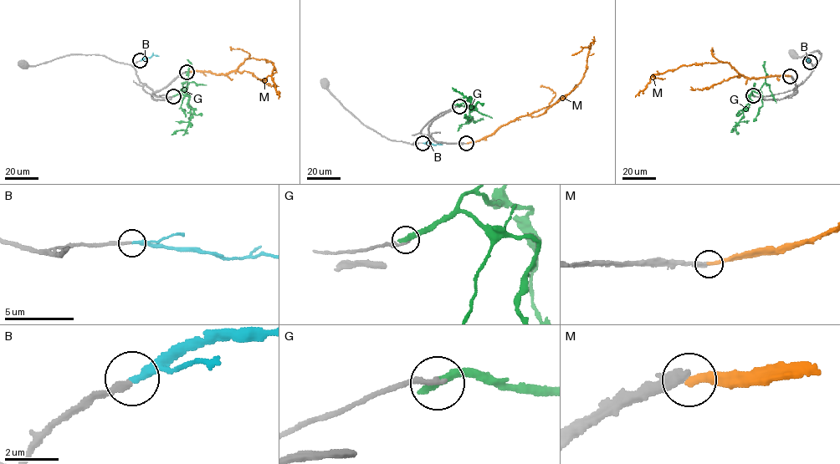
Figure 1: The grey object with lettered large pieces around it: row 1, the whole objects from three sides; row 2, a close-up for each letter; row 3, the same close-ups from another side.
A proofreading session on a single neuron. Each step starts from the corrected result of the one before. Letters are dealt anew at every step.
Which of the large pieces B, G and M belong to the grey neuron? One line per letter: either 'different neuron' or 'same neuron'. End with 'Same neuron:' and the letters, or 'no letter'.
B: same neuron
G: different neuron
M: different neuron
Same neuron: B

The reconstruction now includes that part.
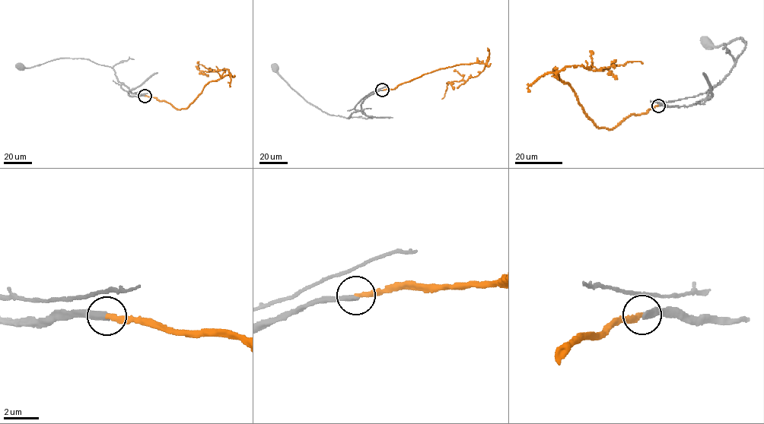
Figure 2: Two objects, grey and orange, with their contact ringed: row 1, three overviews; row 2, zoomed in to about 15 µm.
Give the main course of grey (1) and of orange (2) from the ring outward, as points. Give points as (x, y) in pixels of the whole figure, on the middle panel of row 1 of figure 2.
1: (382, 90), (368, 96), (362, 102), (361, 110), (353, 112), (349, 117), (328, 115), (307, 102), (274, 68)
2: (382, 90), (394, 89), (440, 68), (474, 63), (485, 64), (475, 77), (449, 81), (442, 99)

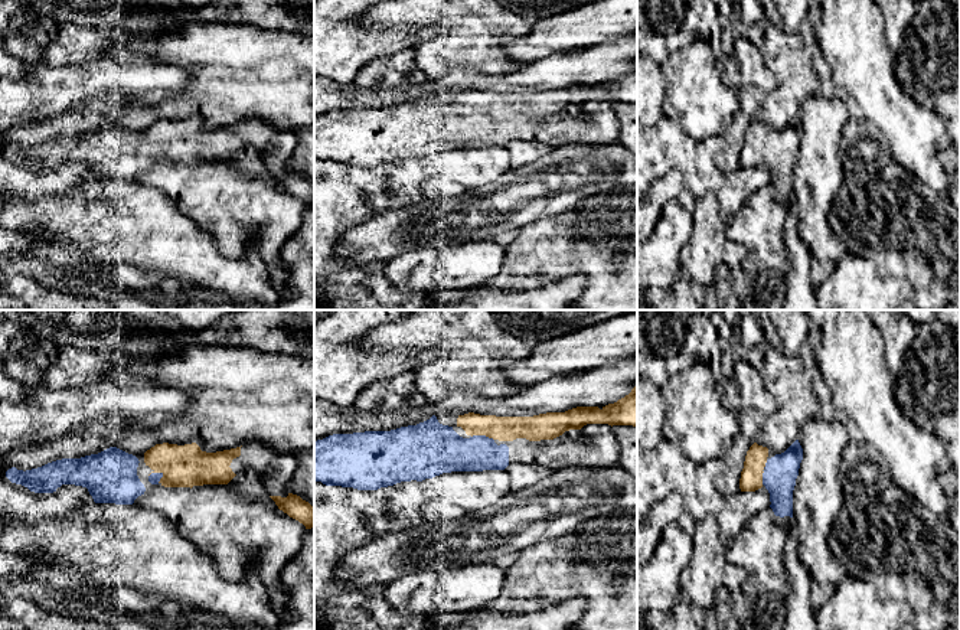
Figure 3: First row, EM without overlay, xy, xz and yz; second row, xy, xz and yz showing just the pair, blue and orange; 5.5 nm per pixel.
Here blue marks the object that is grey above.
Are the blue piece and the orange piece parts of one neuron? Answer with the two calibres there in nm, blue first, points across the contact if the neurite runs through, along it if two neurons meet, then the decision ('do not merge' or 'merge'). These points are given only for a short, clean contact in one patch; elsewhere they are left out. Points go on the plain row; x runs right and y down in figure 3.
60 nm thick on the blue side, 240 nm on the other; runs through xy (154, 154), (156, 150), (183, 143); merge

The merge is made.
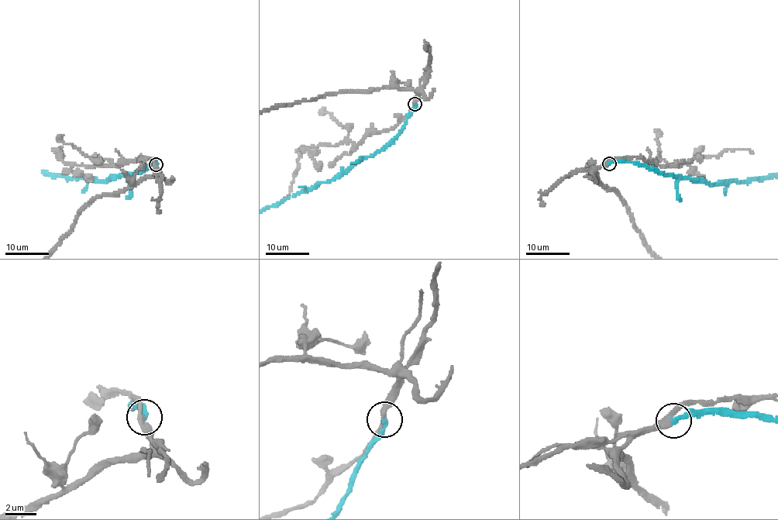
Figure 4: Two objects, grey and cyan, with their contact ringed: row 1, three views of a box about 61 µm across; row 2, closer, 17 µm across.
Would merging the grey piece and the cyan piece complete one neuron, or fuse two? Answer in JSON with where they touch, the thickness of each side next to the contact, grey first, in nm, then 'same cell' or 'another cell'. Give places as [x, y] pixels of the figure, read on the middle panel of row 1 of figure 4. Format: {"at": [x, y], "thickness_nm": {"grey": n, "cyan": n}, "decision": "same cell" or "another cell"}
{"at": [414, 104], "thickness_nm": {"grey": 260, "cyan": 240}, "decision": "same cell"}

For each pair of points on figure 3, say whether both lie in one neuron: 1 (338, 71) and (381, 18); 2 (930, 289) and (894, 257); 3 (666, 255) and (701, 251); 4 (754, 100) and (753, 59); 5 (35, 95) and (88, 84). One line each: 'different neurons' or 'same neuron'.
1: different neurons
2: same neuron
3: different neurons
4: different neurons
5: same neuron

